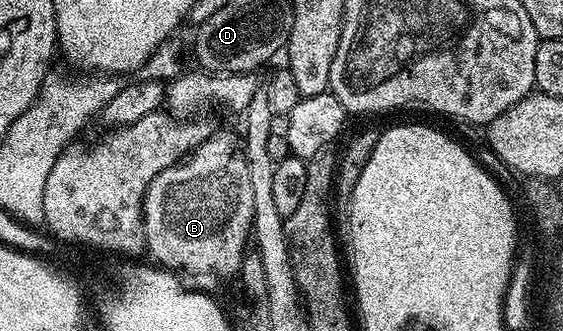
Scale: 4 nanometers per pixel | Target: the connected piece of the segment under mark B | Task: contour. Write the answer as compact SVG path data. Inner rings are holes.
M214 132L190 155L169 167L149 183L143 200L143 235L150 260L165 269L187 273L216 273L219 277L234 278L242 267L242 259L249 249L254 219L253 190L249 183L246 151L240 138L231 133Z

